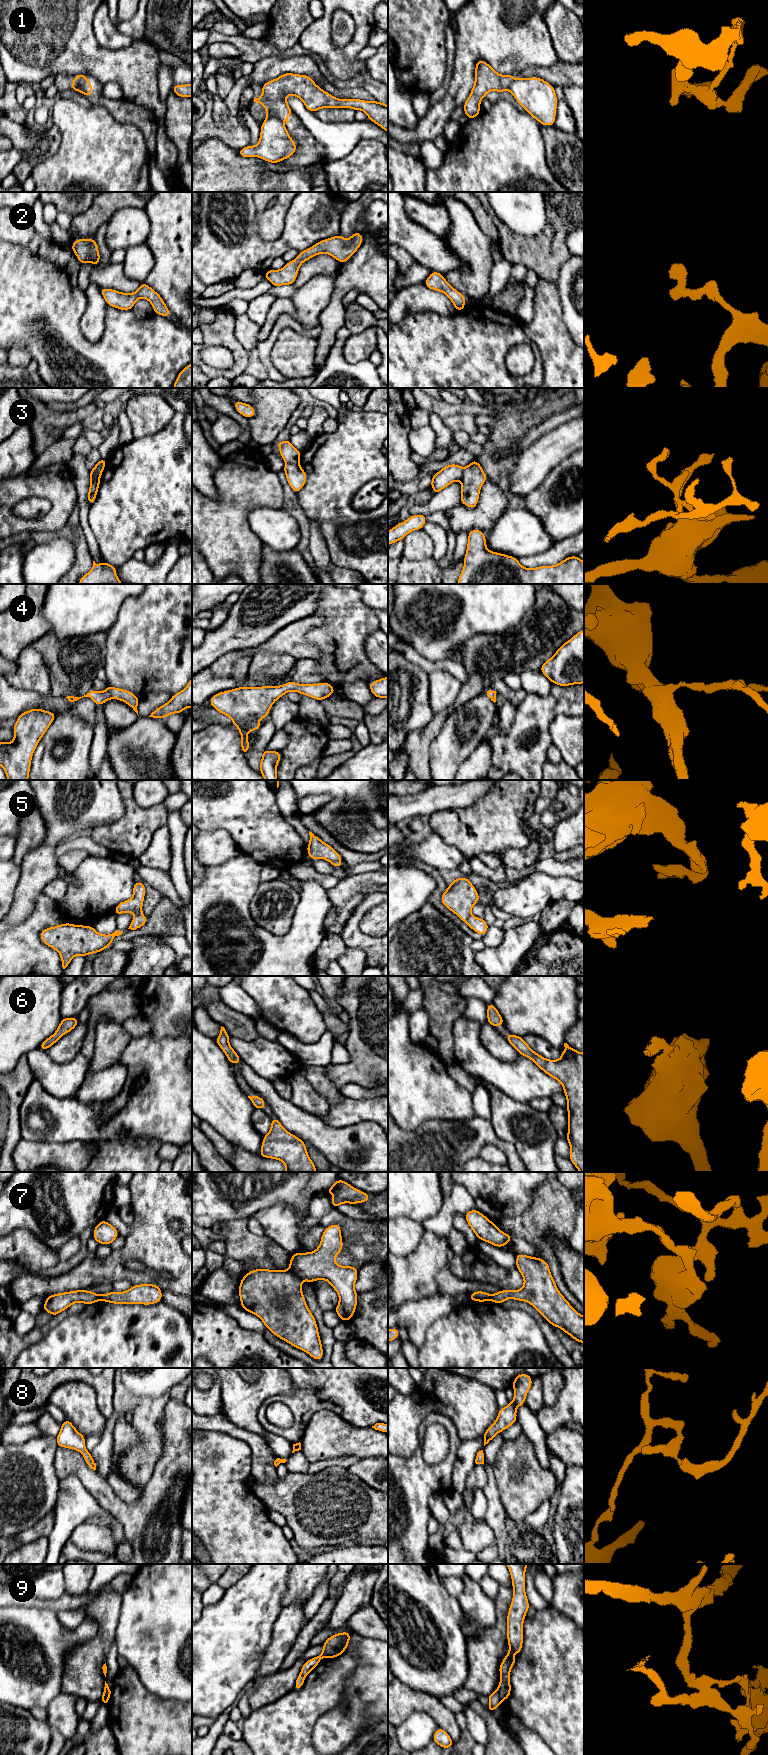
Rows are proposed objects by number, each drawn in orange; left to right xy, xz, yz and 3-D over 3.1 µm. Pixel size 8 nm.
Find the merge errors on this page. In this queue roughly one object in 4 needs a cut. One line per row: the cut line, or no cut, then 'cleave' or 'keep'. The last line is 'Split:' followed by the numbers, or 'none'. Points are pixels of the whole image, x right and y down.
1: cut in xz along (279, 118), (268, 117), (266, 119); cleave
2: no cut; keep
3: cut in xz along (286, 462), (298, 464); cleave
4: no cut; keep
5: no cut; keep
6: no cut; keep
7: cut in xz along (289, 1269), (301, 1279); cleave
8: no cut; keep
9: cut in xy along (109, 1688), (102, 1703); cleave
Split: 1, 3, 7, 9

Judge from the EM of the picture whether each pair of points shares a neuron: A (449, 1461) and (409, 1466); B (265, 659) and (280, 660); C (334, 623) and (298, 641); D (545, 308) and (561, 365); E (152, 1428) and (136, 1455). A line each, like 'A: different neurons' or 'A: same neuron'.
A: same neuron
B: same neuron
C: different neurons
D: same neuron
E: same neuron

